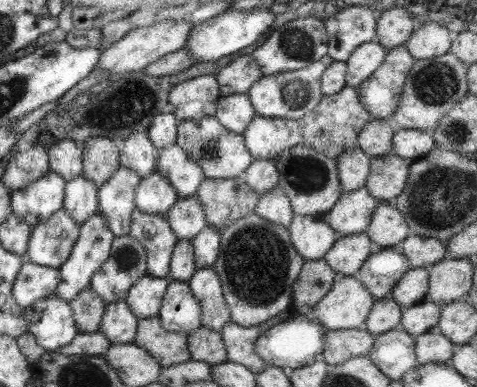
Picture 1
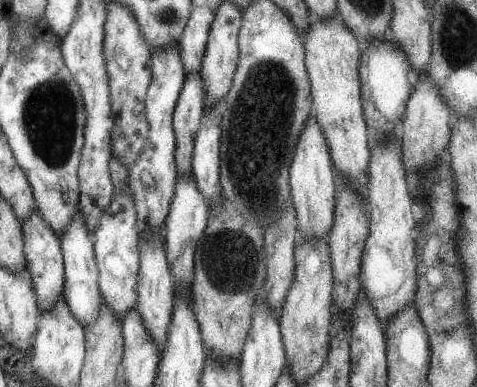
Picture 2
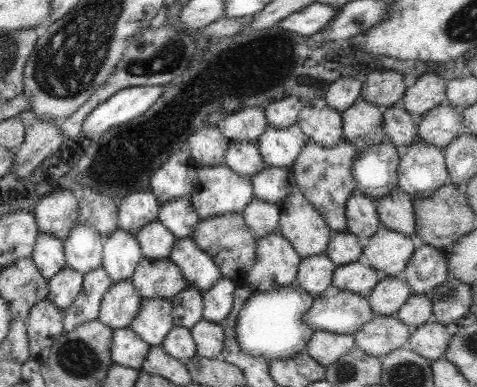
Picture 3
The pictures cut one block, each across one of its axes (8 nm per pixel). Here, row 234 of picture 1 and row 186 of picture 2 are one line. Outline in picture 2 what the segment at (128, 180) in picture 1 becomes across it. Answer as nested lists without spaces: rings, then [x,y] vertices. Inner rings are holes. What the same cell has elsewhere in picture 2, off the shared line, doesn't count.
[[[111,156],[109,160],[109,174],[113,182],[113,198],[107,210],[103,212],[97,230],[93,232],[93,250],[95,250],[95,262],[99,270],[99,294],[103,296],[105,306],[111,308],[111,312],[121,320],[129,310],[137,304],[137,274],[139,274],[139,230],[137,230],[137,212],[135,212],[135,200],[129,198],[129,172],[125,166],[119,164],[117,158]]]

